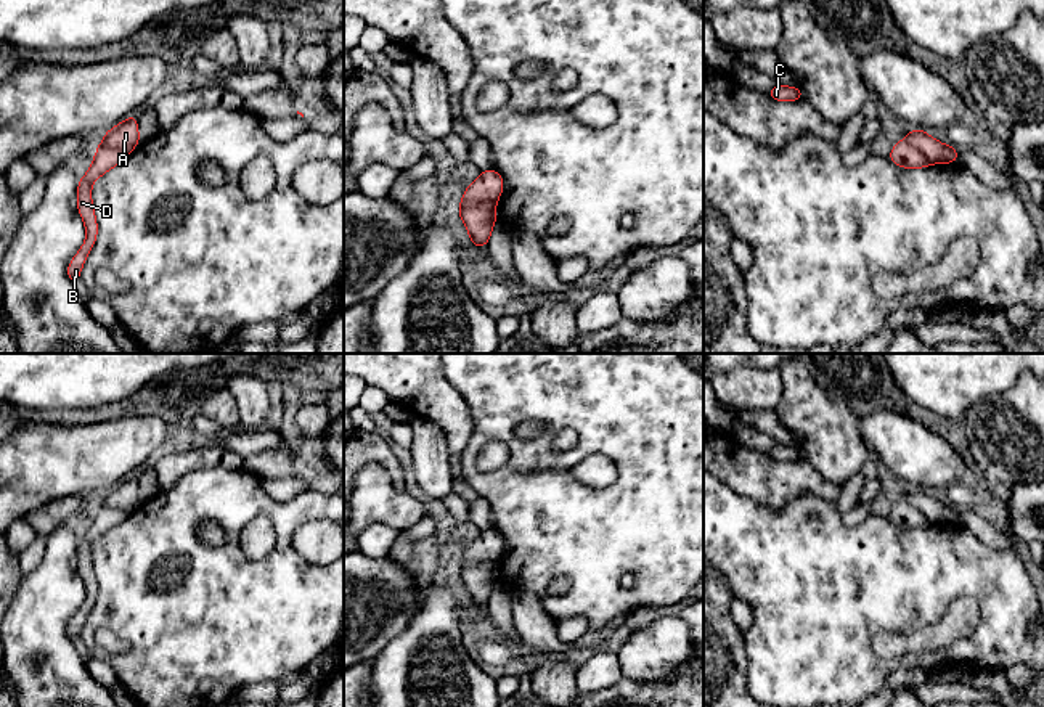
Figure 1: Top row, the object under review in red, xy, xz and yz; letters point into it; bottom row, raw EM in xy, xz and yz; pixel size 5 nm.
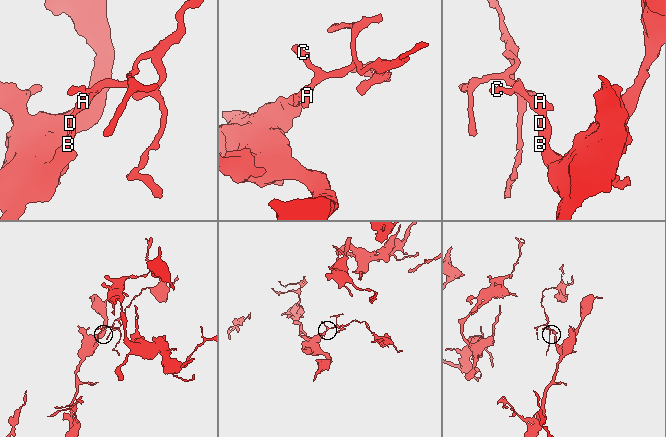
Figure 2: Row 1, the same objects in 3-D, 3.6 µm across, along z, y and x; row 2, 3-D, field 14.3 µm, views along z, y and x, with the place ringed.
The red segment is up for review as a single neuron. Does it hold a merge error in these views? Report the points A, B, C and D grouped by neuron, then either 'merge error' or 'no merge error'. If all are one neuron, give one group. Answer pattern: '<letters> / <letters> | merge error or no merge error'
A C / B D | merge error

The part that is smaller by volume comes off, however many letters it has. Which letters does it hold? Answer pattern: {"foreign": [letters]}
{"foreign": ["A", "C"]}

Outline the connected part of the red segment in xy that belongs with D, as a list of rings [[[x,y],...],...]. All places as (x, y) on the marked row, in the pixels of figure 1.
[[[100,145],[95,151],[95,157],[90,169],[82,178],[79,178],[77,210],[85,223],[87,233],[82,247],[75,252],[67,267],[67,275],[72,280],[72,283],[82,275],[82,267],[98,238],[98,222],[92,202],[92,185],[96,178],[100,178],[108,170],[120,164],[127,156],[128,153],[122,149]]]

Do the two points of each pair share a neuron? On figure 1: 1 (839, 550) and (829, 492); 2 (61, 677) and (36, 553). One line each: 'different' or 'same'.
1: different
2: different

